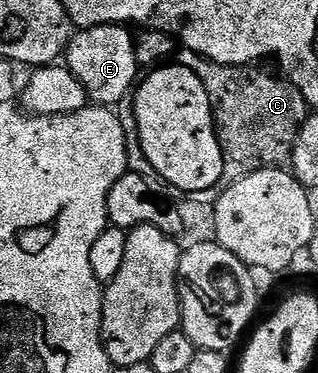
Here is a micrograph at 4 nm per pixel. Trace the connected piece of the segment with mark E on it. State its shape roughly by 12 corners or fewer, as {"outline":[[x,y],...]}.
{"outline":[[79,29],[65,65],[99,107],[128,100],[141,73],[132,30]]}

